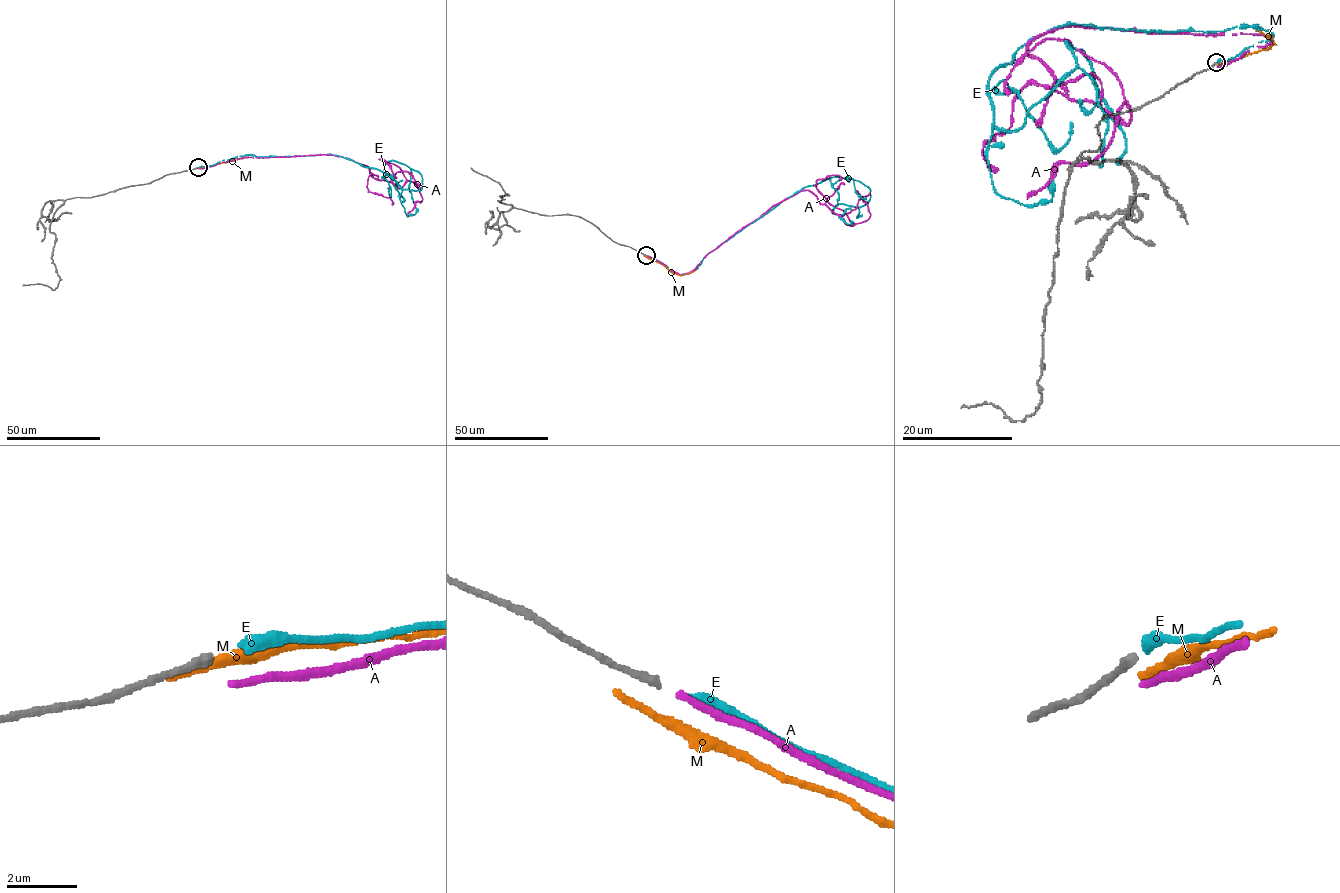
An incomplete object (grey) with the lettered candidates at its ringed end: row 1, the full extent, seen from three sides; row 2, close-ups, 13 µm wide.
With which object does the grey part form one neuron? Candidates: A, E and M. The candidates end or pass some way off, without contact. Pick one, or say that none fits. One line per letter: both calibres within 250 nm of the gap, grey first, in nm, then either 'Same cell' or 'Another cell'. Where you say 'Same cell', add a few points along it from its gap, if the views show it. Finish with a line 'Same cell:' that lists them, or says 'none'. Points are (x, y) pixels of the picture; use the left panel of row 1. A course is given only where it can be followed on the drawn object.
A: Thickness 240 nm (grey) against 190 nm. Another cell
E: Thickness 240 nm (grey) against 320 nm. Same cell. Its course: (199, 167), (246, 155), (334, 154), (420, 190), (418, 172), (393, 160), (385, 173), (402, 202)
M: Thickness 240 nm (grey) against 320 nm. Another cell
Same cell: E

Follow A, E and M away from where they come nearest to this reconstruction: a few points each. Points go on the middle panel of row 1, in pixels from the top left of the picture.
A: (646, 255), (679, 274), (689, 273), (737, 232), (802, 191), (814, 193), (852, 226), (827, 199), (844, 184)
E: (647, 255), (689, 273), (782, 201), (831, 177), (870, 189), (863, 205), (832, 209), (850, 221)
M: (645, 256), (679, 275), (696, 268)

